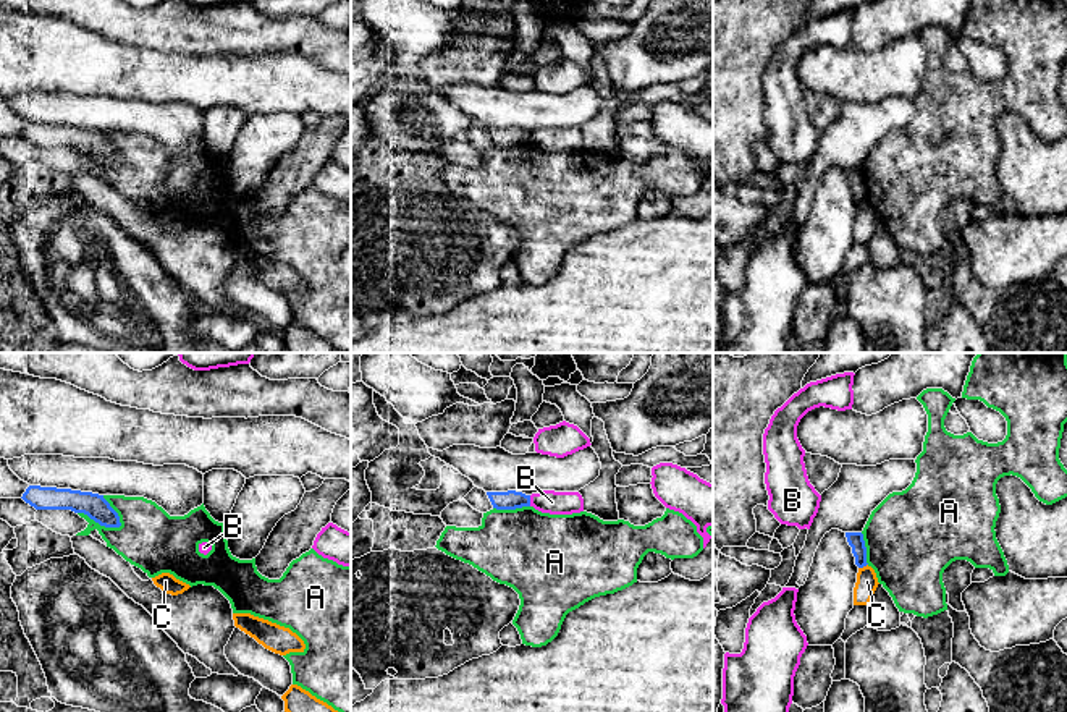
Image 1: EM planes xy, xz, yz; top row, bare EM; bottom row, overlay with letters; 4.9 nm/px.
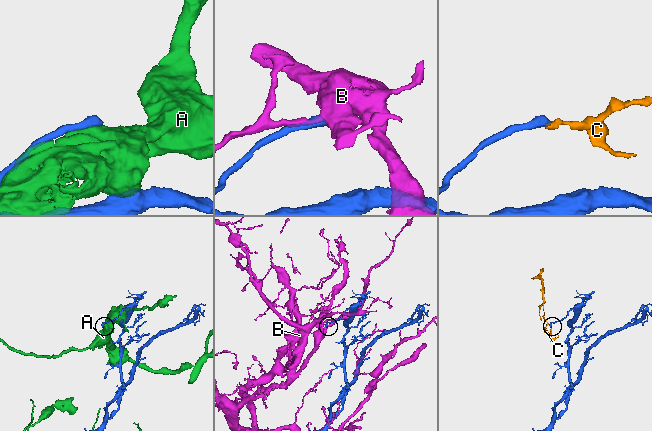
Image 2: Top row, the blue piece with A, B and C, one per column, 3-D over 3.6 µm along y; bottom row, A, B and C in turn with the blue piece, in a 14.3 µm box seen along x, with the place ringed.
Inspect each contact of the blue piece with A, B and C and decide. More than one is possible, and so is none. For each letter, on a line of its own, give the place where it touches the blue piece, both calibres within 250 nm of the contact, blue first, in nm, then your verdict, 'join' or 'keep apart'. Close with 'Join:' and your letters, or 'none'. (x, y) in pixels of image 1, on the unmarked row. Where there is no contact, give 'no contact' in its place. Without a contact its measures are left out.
A: contact xy (101, 162); calibres 120 and 300 nm; keep apart
B: contact xz (529, 138); calibres 100 and 120 nm; keep apart
C: contact yz (862, 204); calibres 80 and 110 nm; keep apart
Join: none

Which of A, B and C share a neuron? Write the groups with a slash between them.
A / B / C

